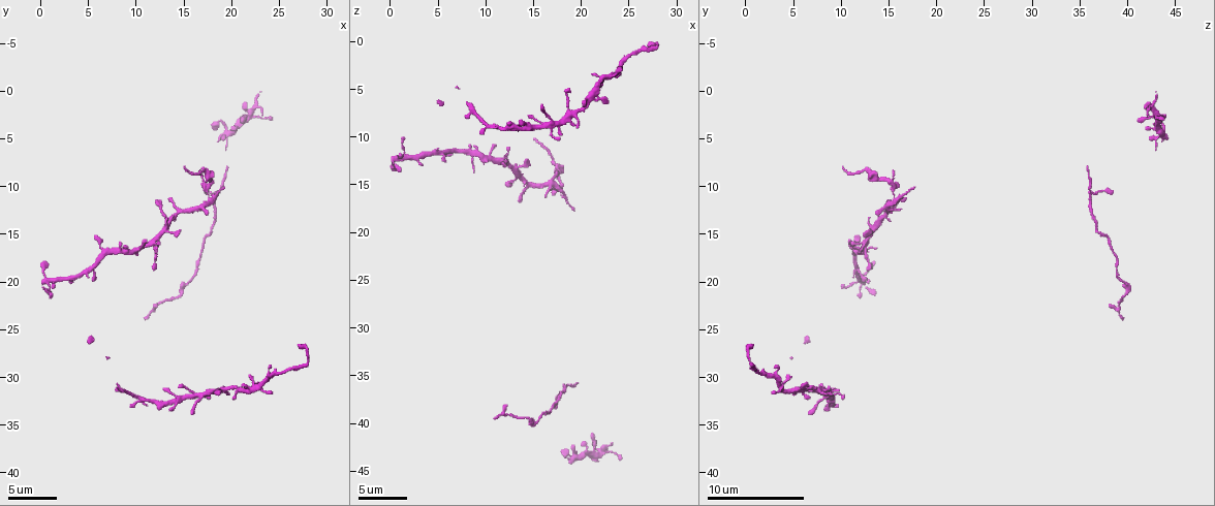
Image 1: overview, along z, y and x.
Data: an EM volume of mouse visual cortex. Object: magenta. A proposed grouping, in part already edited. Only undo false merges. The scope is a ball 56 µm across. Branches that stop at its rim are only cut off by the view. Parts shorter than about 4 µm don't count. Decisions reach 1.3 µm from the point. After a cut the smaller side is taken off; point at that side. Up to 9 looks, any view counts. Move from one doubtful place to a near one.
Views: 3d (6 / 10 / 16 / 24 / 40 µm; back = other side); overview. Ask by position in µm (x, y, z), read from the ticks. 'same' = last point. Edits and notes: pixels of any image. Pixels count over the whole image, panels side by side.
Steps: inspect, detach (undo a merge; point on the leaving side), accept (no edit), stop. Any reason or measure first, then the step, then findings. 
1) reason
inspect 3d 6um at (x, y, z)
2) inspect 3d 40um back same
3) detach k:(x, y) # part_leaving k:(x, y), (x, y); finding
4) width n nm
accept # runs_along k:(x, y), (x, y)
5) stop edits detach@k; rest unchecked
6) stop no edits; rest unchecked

three arms meet
inspect 3d 6um at (17.8, 11.4, 15.8)

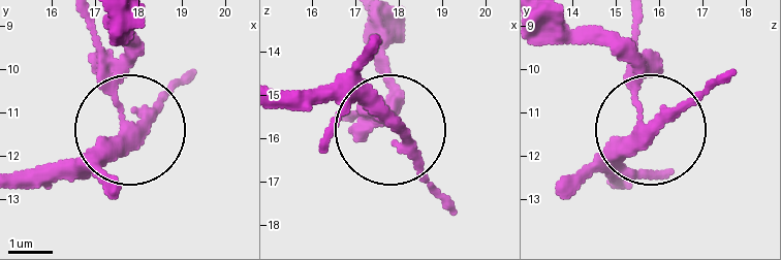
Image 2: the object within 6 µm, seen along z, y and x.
width 260 nm
detach 2:(93, 60) # part_leaving 2:(124, 115), (113, 85), (120, 29); a second neuron is stuck on

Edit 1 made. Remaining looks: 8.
four or more arms meet
inspect 3d 16um at (13.6, 13.2, 14.2)

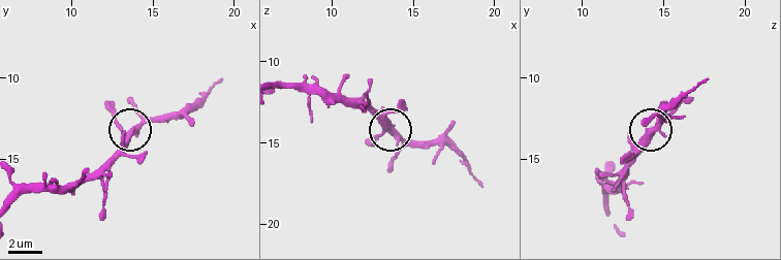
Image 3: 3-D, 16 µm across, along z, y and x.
inspect 3d 6um at (13.4, 13.4, 14.4)

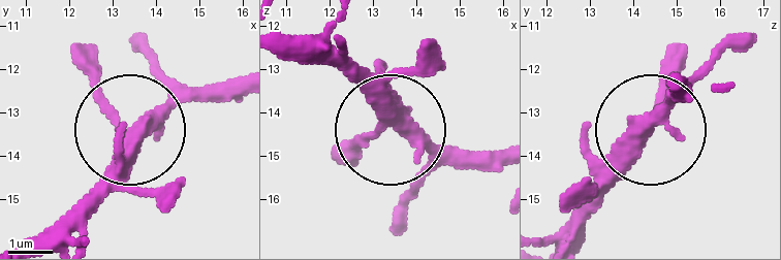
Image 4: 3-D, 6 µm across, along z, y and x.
arms 4
accept # runs_along 4:(298, 36), (353, 76), (379, 121), (364, 143), (335, 151); all the same neuron

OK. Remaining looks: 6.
a narrow waist
inspect 3d 6um at (5.0, 18.4, 11.8)

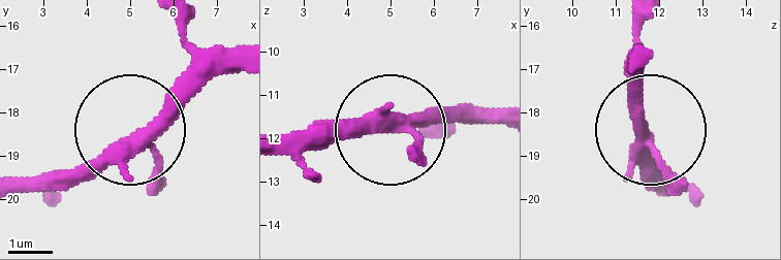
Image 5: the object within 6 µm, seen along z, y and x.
inspect 3d 6um back at (5.20, 18.55, 11.70)

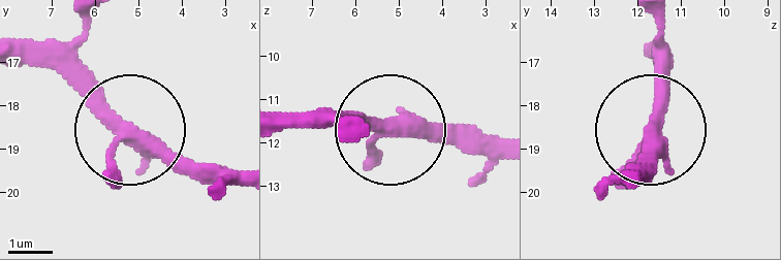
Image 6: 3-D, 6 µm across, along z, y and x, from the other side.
width 300 nm
accept # runs_along 6:(282, 127), (478, 134); one neuron here

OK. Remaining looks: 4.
arms part here
inspect 3d 16um at (9.2, 17.0, 12.0)

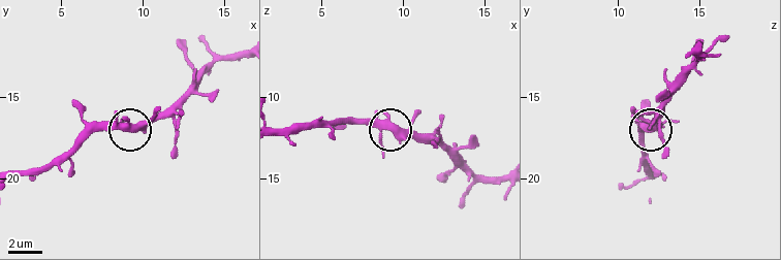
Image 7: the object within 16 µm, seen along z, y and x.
inspect 3d 16um back at (9.3, 16.9, 12.1)

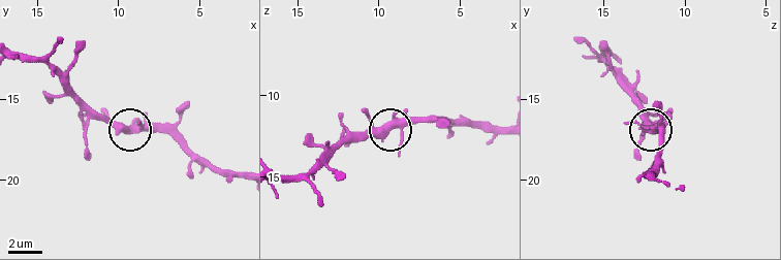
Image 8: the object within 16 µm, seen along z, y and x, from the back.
width 390 nm
accept # runs_along 8:(387, 124), (387, 130), (347, 130); continuous, no second neuron

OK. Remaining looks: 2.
stop edits detach@2; rest unchecked

